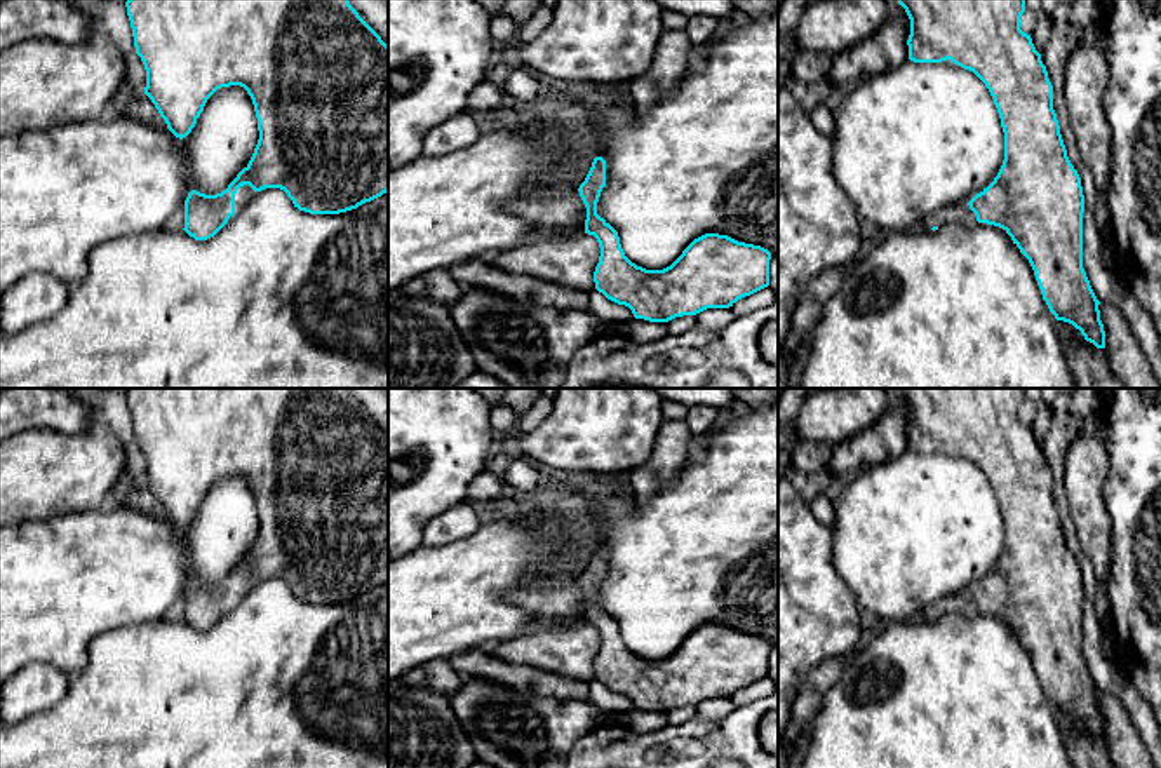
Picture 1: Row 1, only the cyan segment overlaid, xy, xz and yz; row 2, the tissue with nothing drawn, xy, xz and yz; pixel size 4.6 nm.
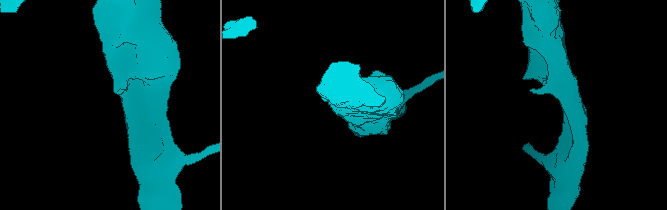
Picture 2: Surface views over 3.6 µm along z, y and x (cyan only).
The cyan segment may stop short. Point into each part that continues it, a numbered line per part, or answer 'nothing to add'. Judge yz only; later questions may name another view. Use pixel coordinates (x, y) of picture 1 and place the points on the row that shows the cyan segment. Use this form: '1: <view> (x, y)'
1: yz (952, 215)

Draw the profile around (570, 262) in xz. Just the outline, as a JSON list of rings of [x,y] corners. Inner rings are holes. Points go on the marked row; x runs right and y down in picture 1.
[[[578,233],[552,240],[533,239],[498,254],[489,263],[507,273],[520,273],[555,286],[594,291],[601,247],[594,235]]]

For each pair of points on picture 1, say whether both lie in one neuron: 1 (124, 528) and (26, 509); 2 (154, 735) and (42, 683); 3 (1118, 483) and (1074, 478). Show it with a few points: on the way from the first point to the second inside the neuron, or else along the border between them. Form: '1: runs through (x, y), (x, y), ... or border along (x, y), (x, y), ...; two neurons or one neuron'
1: border along (98, 507), (18, 525); two neurons
2: border along (70, 678), (68, 690), (51, 707), (30, 716); two neurons
3: border along (1104, 441), (1109, 451), (1104, 505), (1111, 521); two neurons

